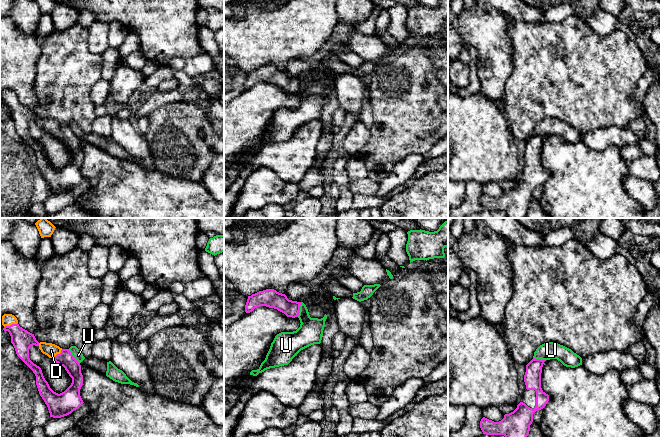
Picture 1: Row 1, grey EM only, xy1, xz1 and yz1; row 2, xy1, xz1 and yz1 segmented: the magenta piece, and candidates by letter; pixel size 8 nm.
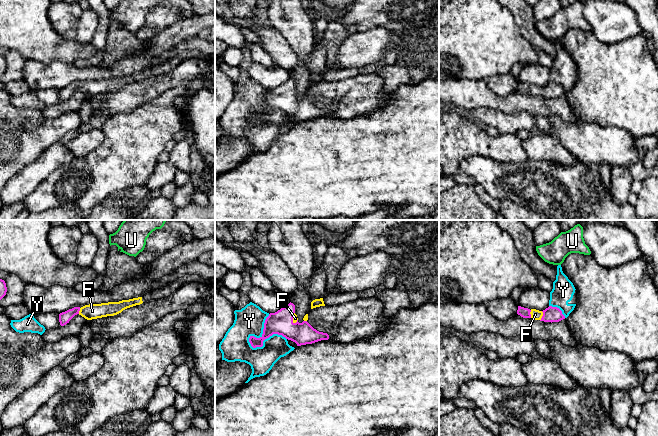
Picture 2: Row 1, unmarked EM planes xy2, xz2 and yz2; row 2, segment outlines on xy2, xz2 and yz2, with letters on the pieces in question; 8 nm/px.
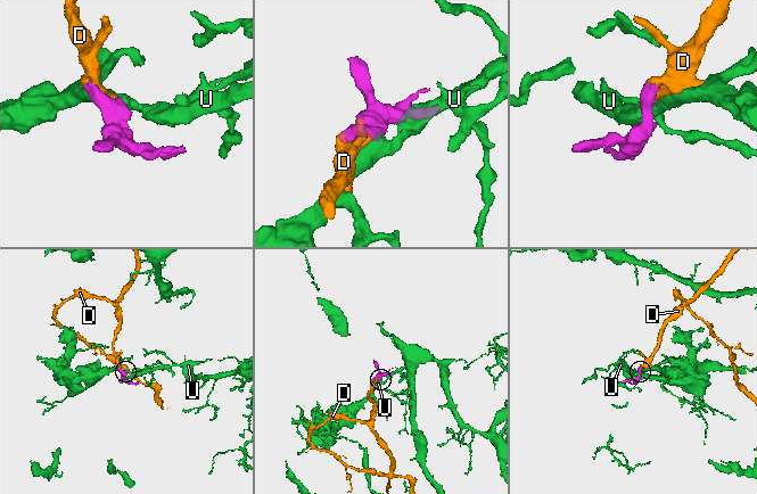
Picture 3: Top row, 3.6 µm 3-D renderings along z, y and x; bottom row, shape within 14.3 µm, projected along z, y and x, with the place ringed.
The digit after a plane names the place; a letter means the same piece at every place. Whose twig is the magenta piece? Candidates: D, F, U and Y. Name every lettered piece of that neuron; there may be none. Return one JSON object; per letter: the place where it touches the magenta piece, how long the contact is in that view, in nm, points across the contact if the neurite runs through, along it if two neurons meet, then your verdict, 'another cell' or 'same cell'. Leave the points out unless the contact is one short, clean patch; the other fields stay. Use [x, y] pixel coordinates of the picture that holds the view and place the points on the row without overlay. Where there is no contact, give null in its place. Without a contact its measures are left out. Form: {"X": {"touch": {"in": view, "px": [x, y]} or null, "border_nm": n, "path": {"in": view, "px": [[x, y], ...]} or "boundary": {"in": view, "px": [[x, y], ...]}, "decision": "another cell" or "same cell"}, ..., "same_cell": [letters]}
{"D": {"touch": {"in": "xy1", "px": [57, 130]}, "border_nm": 120, "decision": "same cell"}, "F": {"touch": {"in": "yz2", "px": [542, 92]}, "border_nm": 80, "path": {"in": "yz2", "px": [[551, 90], [542, 92], [535, 90]]}, "decision": "same cell"}, "U": {"touch": {"in": "xz1", "px": [299, 85]}, "border_nm": 130, "boundary": {"in": "xz1", "px": [[302, 78], [297, 92]]}, "decision": "another cell"}, "Y": {"touch": {"in": "xz2", "px": [265, 114]}, "border_nm": 320, "decision": "another cell"}, "same_cell": ["D", "F"]}

